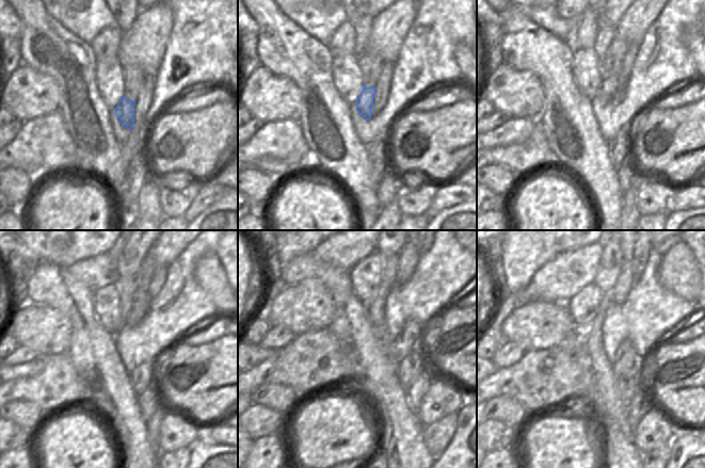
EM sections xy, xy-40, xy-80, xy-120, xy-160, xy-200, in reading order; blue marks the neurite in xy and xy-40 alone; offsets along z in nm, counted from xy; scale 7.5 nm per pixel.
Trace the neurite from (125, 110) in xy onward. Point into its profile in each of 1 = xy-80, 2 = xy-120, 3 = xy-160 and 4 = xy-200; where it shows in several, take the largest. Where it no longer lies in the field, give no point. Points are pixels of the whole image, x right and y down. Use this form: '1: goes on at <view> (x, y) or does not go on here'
1: goes on at xy-80 (609, 84)
2: goes on at xy-120 (141, 301)
3: goes on at xy-160 (382, 289)
4: goes on at xy-200 (626, 280)

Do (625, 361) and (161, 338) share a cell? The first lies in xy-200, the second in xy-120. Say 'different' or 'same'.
different

